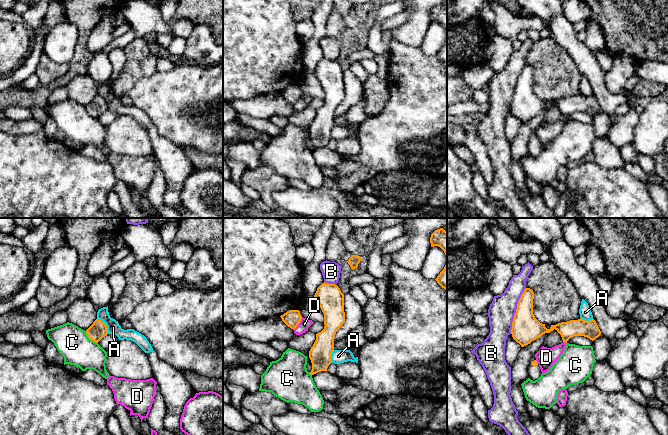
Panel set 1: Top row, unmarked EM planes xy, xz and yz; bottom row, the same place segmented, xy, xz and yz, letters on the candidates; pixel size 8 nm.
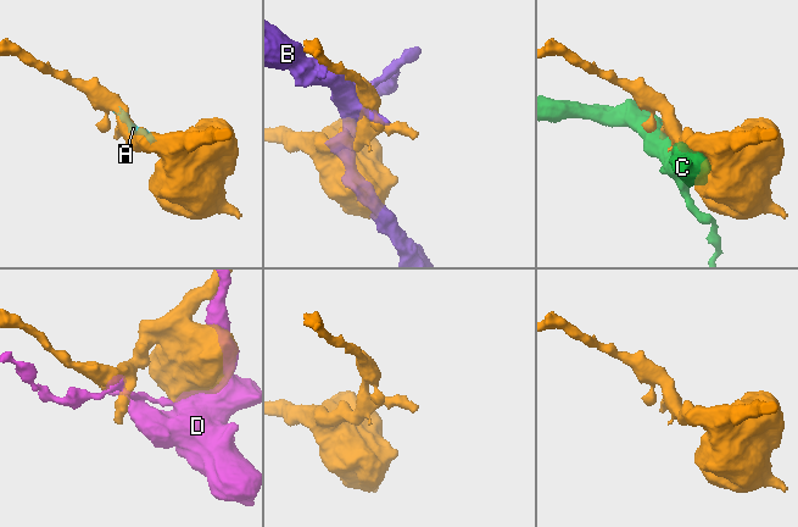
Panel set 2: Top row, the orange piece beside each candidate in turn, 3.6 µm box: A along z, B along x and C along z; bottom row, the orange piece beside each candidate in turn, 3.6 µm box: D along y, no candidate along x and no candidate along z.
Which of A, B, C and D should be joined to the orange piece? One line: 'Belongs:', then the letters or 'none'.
Belongs: none

